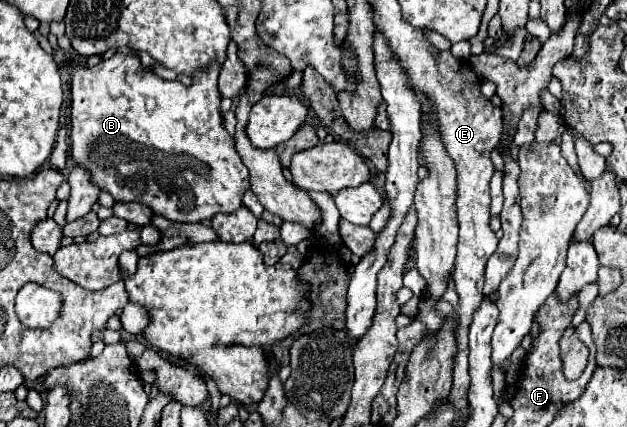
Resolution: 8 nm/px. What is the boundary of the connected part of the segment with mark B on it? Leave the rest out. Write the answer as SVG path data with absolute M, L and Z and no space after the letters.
M113 54L109 60L99 62L93 68L79 68L71 80L71 160L75 166L87 168L91 182L113 196L115 202L139 202L149 206L155 214L173 222L209 222L215 214L231 214L243 206L243 194L249 188L249 170L241 162L233 138L227 134L221 118L221 92L217 88L221 64L213 62L209 68L191 74L191 86L183 86L179 80L163 80L149 68L143 68L135 54Z

